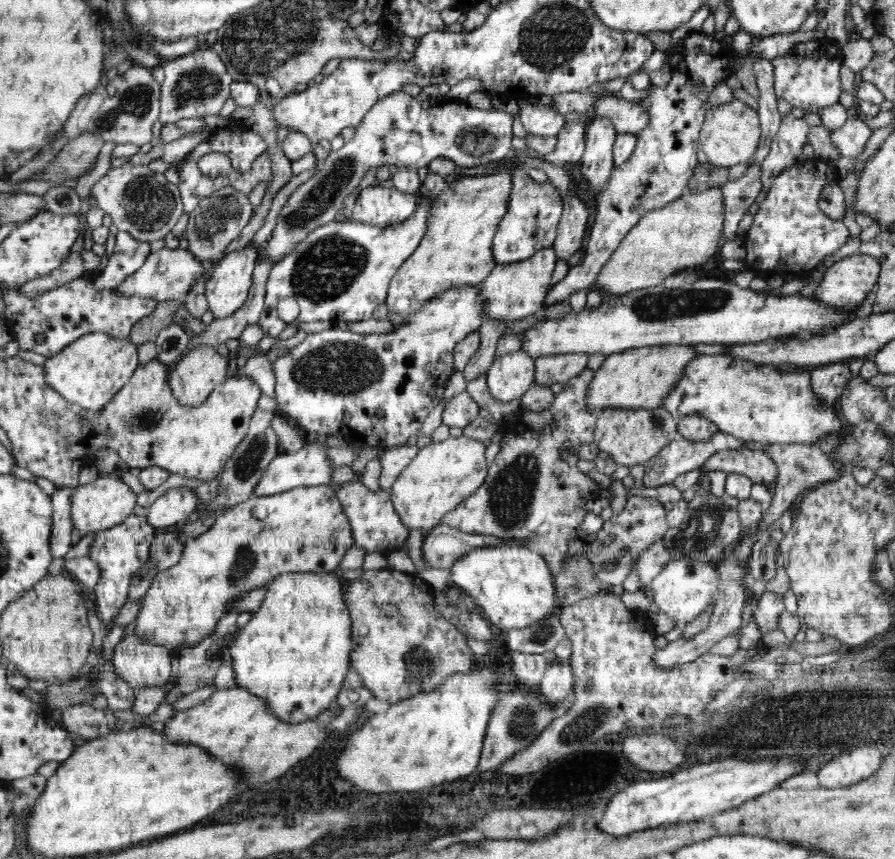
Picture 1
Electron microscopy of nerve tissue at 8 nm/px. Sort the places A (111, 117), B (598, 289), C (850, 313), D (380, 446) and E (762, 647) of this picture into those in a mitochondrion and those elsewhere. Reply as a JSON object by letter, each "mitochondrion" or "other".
{"A":"mitochondrion","B":"other","C":"other","D":"other","E":"other"}

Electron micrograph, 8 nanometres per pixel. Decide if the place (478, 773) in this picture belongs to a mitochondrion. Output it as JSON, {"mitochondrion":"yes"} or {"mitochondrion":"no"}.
{"mitochondrion":"no"}

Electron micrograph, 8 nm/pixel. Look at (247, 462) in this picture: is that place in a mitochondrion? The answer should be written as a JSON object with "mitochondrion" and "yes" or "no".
{"mitochondrion":"yes"}

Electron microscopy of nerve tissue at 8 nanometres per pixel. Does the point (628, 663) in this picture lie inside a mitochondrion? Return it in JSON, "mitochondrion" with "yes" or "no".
{"mitochondrion":"no"}

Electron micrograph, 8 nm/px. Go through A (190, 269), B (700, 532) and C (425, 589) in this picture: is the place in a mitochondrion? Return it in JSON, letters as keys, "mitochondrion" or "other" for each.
{"A":"other","B":"mitochondrion","C":"other"}

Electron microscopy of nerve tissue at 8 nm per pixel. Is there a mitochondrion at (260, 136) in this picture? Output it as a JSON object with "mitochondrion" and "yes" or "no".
{"mitochondrion":"no"}

